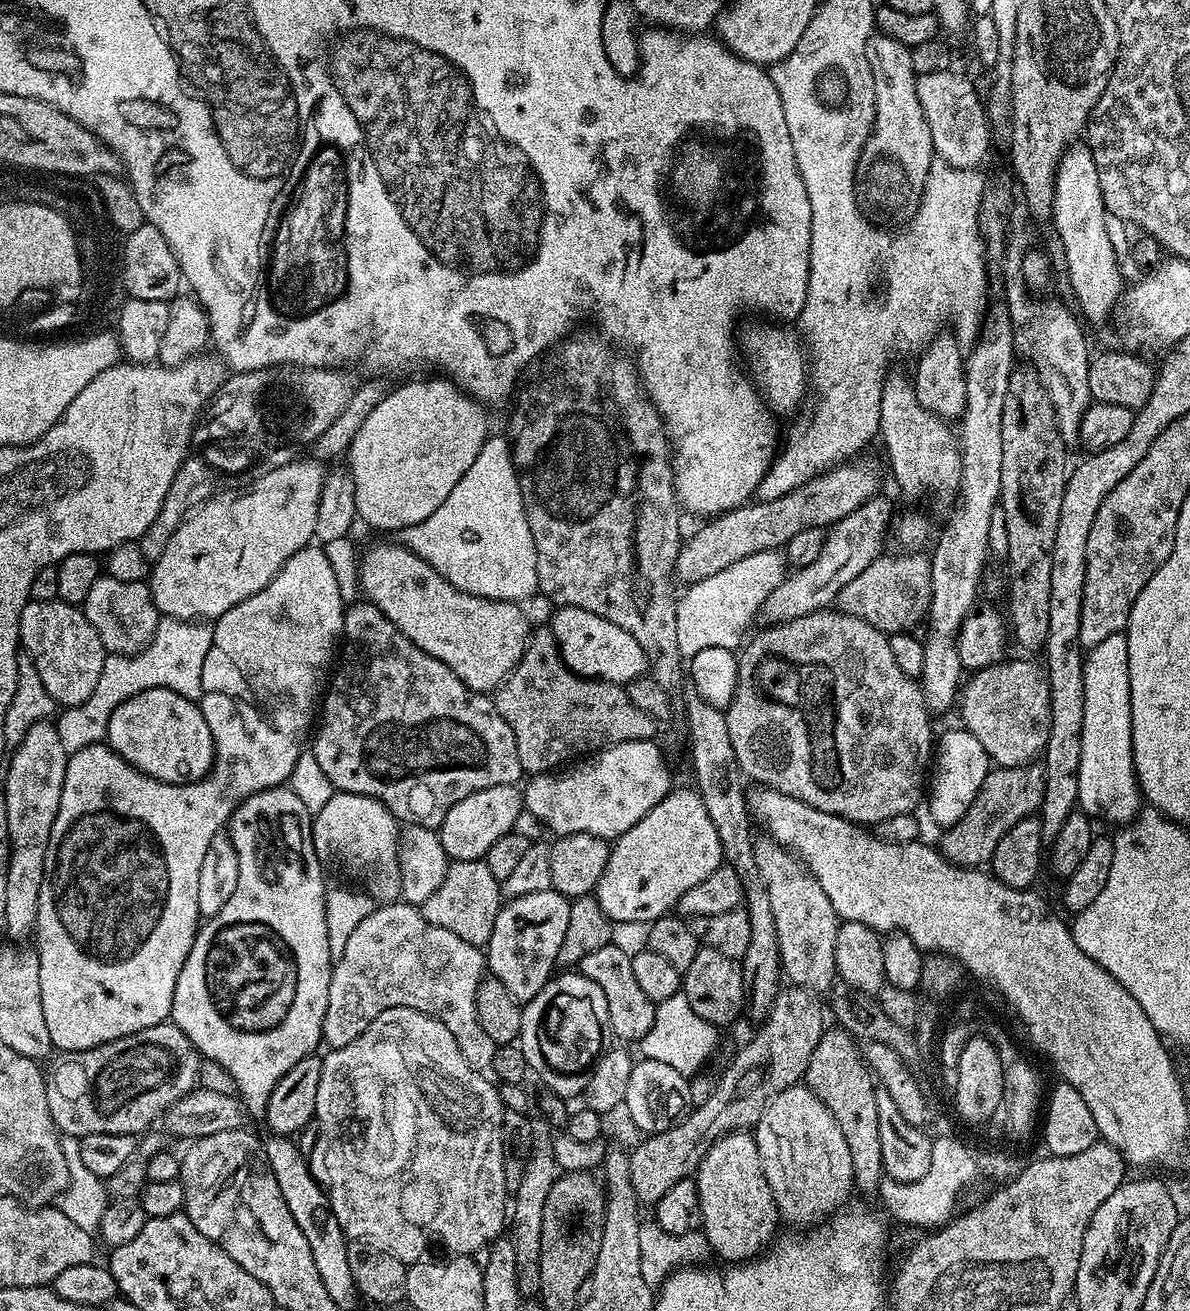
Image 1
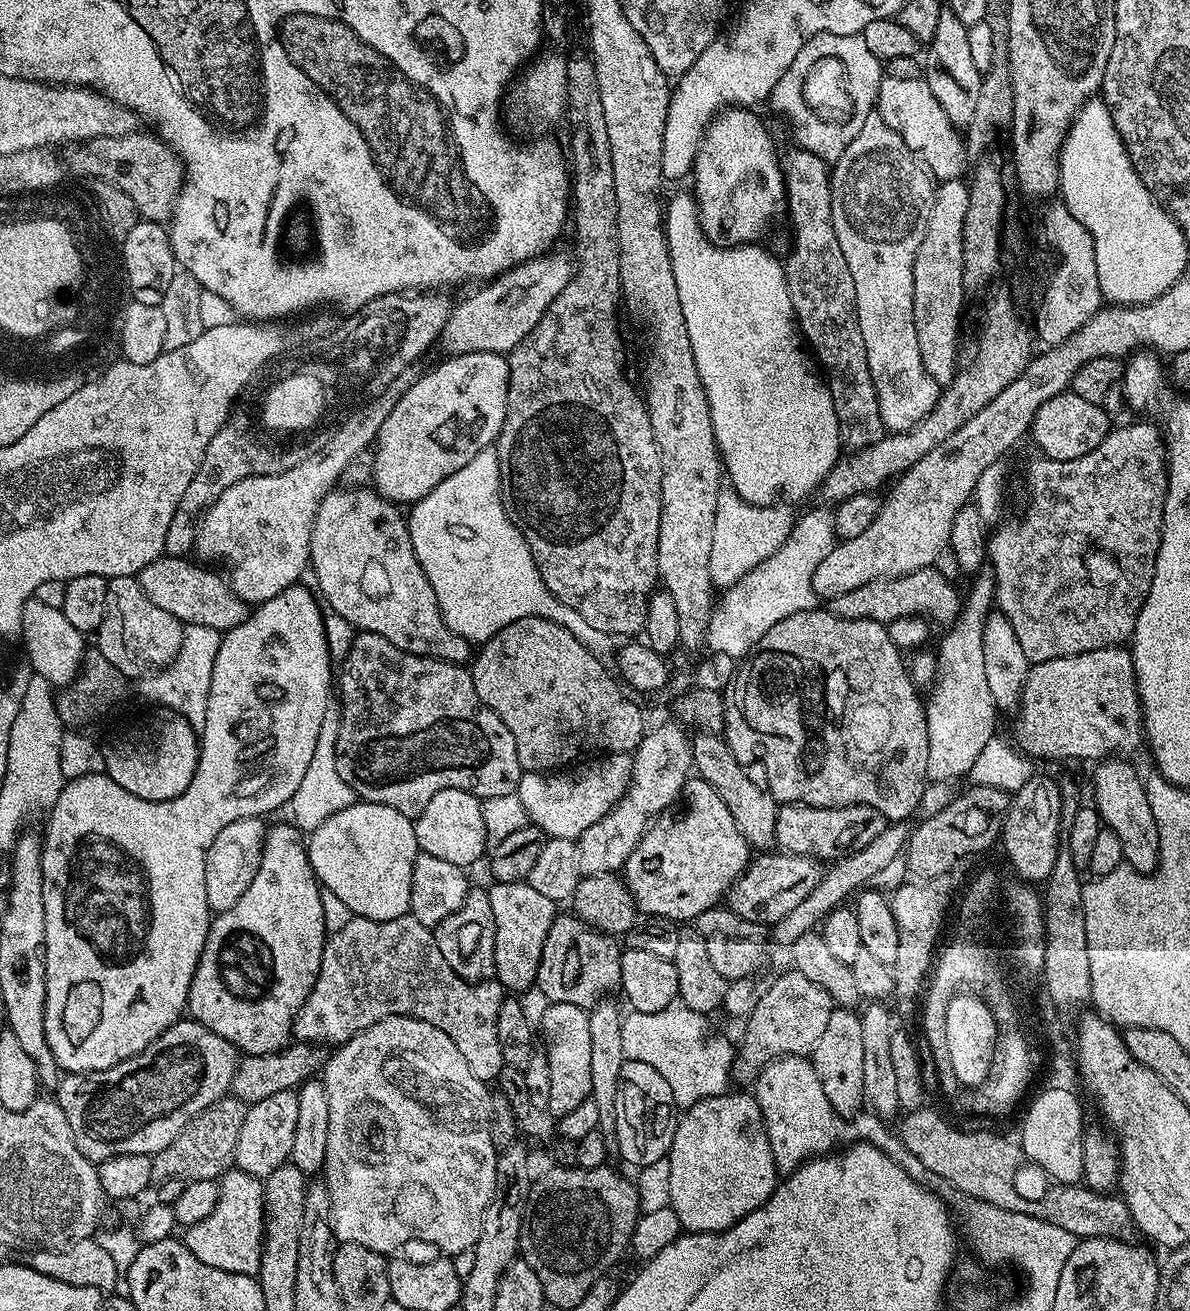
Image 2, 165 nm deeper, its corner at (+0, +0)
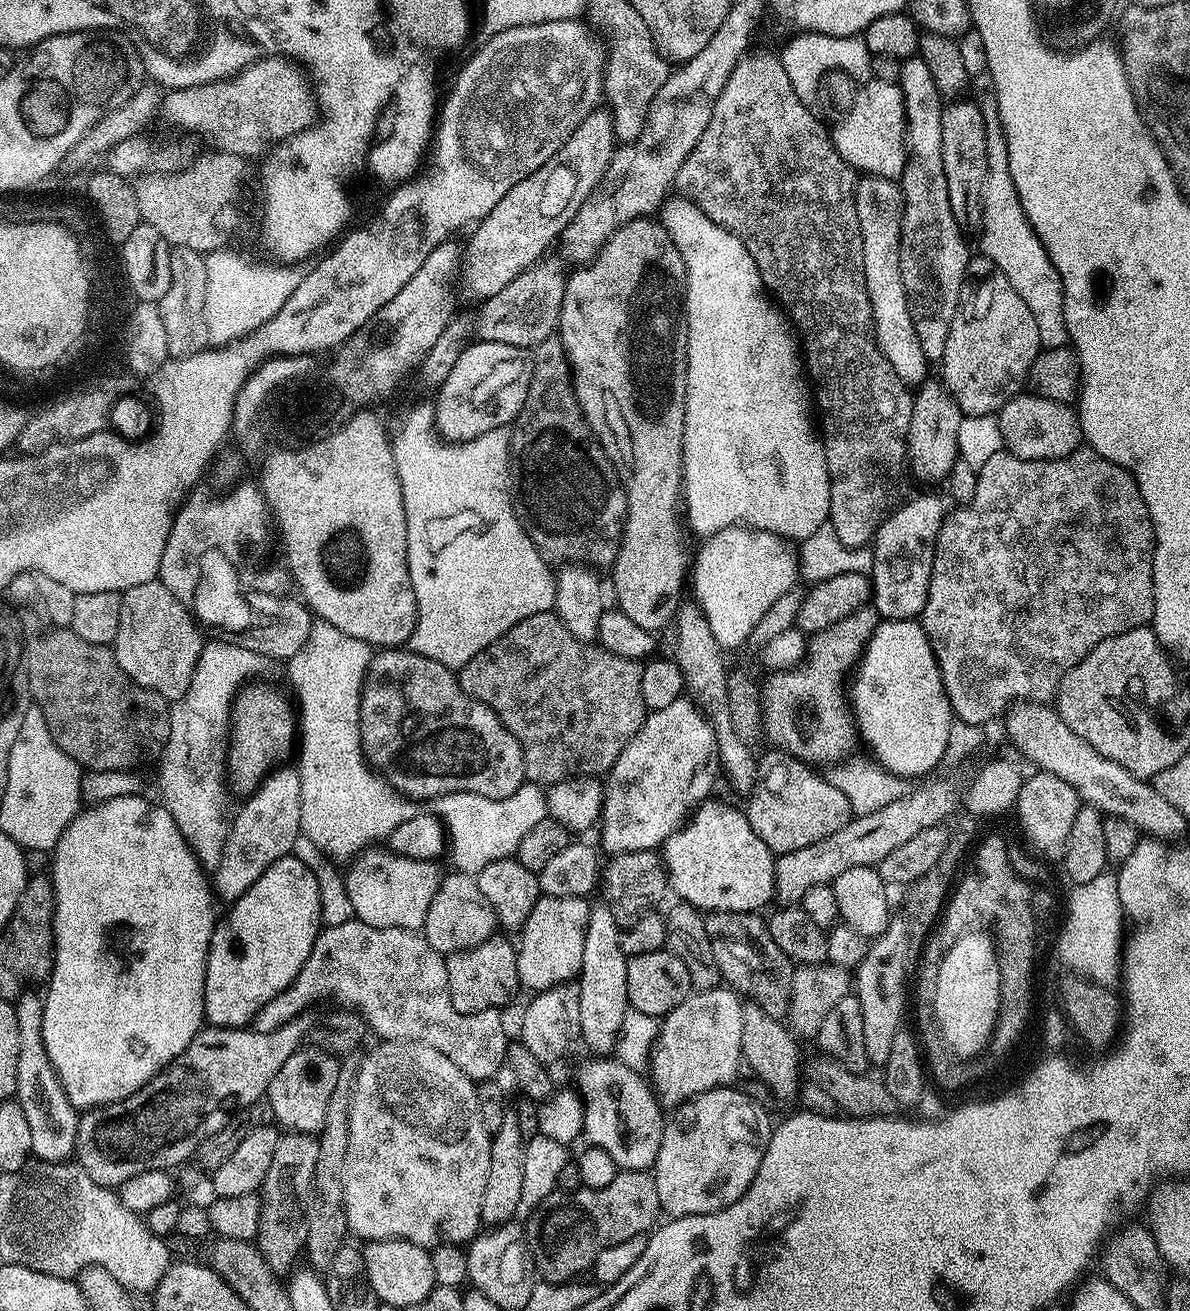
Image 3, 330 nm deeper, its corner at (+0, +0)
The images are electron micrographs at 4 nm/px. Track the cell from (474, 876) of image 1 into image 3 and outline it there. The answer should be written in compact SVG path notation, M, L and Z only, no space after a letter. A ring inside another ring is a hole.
M500 934L492 935L488 940L483 940L481 944L473 948L447 953L444 965L450 990L450 1002L454 1002L454 1010L458 1010L458 1014L478 1014L482 1010L490 1010L491 1008L503 1009L503 1004L511 1002L516 988L521 987L517 949L514 947L513 941L511 944L510 941L503 940Z

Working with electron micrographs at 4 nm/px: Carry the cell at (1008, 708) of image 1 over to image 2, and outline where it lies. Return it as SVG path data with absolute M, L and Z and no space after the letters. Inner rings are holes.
M1117 646L1115 648L1099 648L1098 650L1090 650L1086 654L1078 654L1077 656L1063 656L1062 658L1050 658L1041 664L1032 664L1028 670L1028 676L1024 682L1024 688L1021 690L1020 703L1018 705L1018 713L1020 717L1016 720L1016 739L1015 743L1029 757L1040 760L1092 760L1091 762L1099 762L1105 758L1111 757L1113 754L1128 754L1124 752L1132 752L1139 744L1145 743L1144 734L1144 715L1140 709L1140 695L1136 689L1136 671L1134 670L1134 662L1132 661L1131 651L1127 647Z

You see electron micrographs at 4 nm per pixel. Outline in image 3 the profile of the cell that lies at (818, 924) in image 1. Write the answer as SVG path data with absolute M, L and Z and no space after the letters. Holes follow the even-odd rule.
M694 602L681 603L680 609L674 617L676 628L676 653L674 659L682 670L682 678L687 695L693 704L703 712L714 730L714 738L718 746L718 764L728 775L732 788L736 792L751 793L758 779L758 764L752 757L753 749L734 734L734 722L730 722L730 706L728 705L728 678L729 669L724 669L725 653L720 643L714 638L714 630L702 614L702 610Z

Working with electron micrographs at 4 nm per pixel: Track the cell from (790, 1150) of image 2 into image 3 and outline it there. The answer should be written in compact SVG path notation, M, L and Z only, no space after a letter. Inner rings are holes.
M744 1004L742 1018L742 1050L740 1051L743 1063L748 1064L756 1071L756 1076L780 1100L792 1100L802 1081L802 1056L797 1037L781 1021L776 1020L766 1010L757 1004Z

